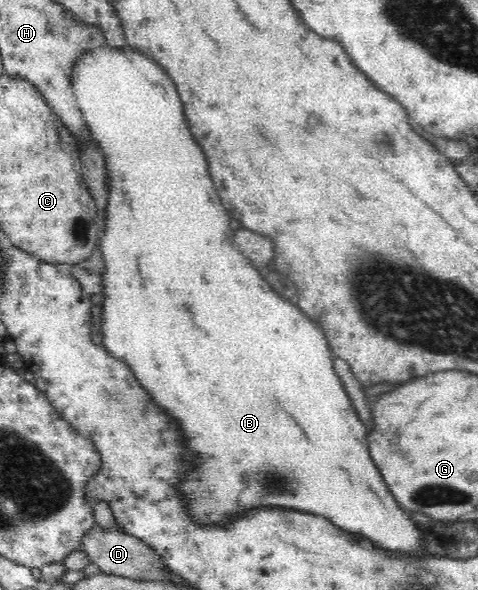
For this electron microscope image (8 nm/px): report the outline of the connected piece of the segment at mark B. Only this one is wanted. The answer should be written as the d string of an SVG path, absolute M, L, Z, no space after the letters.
M97 48L93 52L81 55L73 68L73 86L77 94L79 108L83 110L83 118L97 140L111 178L109 192L109 208L106 214L105 236L101 242L101 252L105 260L104 300L102 314L102 331L105 348L123 362L129 364L138 381L152 394L158 406L164 408L173 418L180 422L180 427L186 436L192 452L198 454L200 465L191 473L181 486L181 493L191 501L191 515L199 525L219 525L230 522L235 516L249 511L257 506L279 506L279 508L294 509L305 514L313 514L327 518L334 526L349 534L362 534L382 552L391 552L396 556L409 560L425 560L432 556L429 545L420 524L410 517L409 510L403 510L389 488L385 488L383 477L369 454L367 428L357 416L352 400L347 395L343 383L333 369L335 356L323 329L309 320L296 304L282 299L271 289L269 282L259 274L257 268L250 262L235 244L234 231L229 227L231 216L225 214L226 208L213 186L209 176L209 166L201 146L195 144L187 120L183 116L183 104L177 94L173 80L147 56L133 52L117 52L113 48Z

